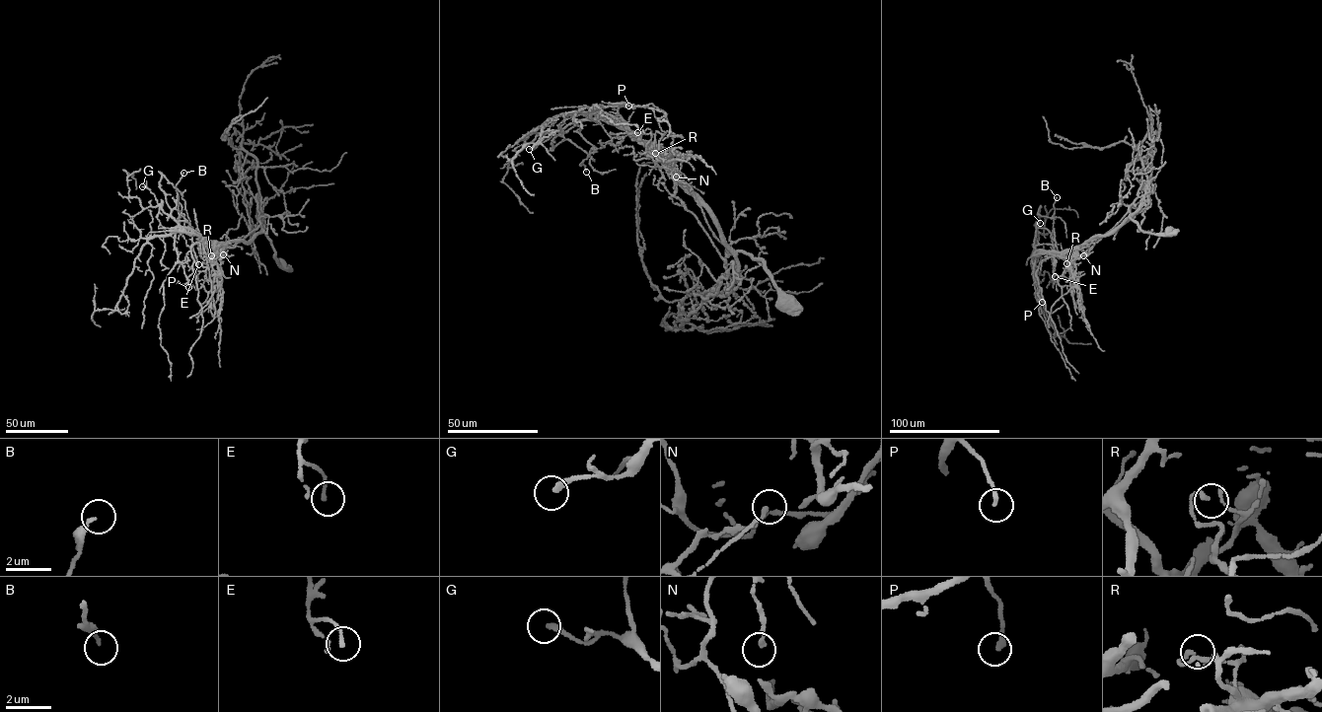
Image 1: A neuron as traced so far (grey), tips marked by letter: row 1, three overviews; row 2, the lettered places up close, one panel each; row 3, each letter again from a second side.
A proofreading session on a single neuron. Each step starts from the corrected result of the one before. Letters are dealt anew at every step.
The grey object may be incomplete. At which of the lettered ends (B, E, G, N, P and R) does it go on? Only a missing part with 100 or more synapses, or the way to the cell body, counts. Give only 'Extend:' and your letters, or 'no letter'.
Extend: no letter

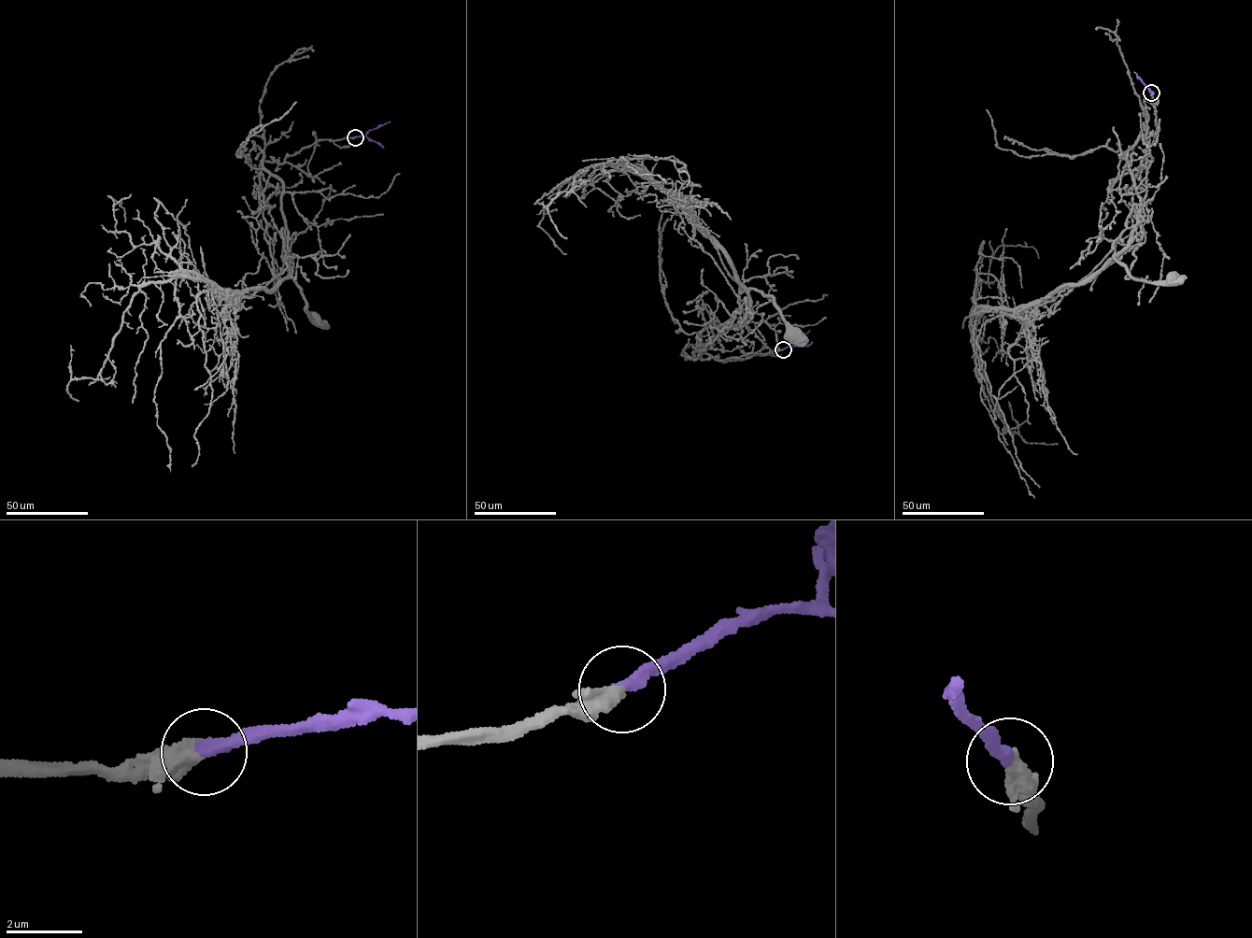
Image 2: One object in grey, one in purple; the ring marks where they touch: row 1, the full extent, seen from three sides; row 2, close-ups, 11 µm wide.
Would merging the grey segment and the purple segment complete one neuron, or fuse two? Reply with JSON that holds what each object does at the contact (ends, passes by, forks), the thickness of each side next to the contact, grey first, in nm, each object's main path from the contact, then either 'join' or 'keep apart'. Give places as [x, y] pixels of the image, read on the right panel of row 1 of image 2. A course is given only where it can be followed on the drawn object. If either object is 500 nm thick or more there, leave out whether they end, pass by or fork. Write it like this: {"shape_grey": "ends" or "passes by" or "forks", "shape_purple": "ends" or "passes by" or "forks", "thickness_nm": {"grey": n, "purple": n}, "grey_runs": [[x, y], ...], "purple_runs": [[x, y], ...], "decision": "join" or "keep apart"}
{"shape_grey": "ends", "shape_purple": "ends", "thickness_nm": {"grey": 480, "purple": 360}, "grey_runs": [[1151, 92], [1156, 135], [1141, 136], [1125, 154], [1140, 199], [1138, 224], [1114, 256], [1135, 278], [1171, 277]], "purple_runs": [[1151, 92], [1133, 72]], "decision": "join"}

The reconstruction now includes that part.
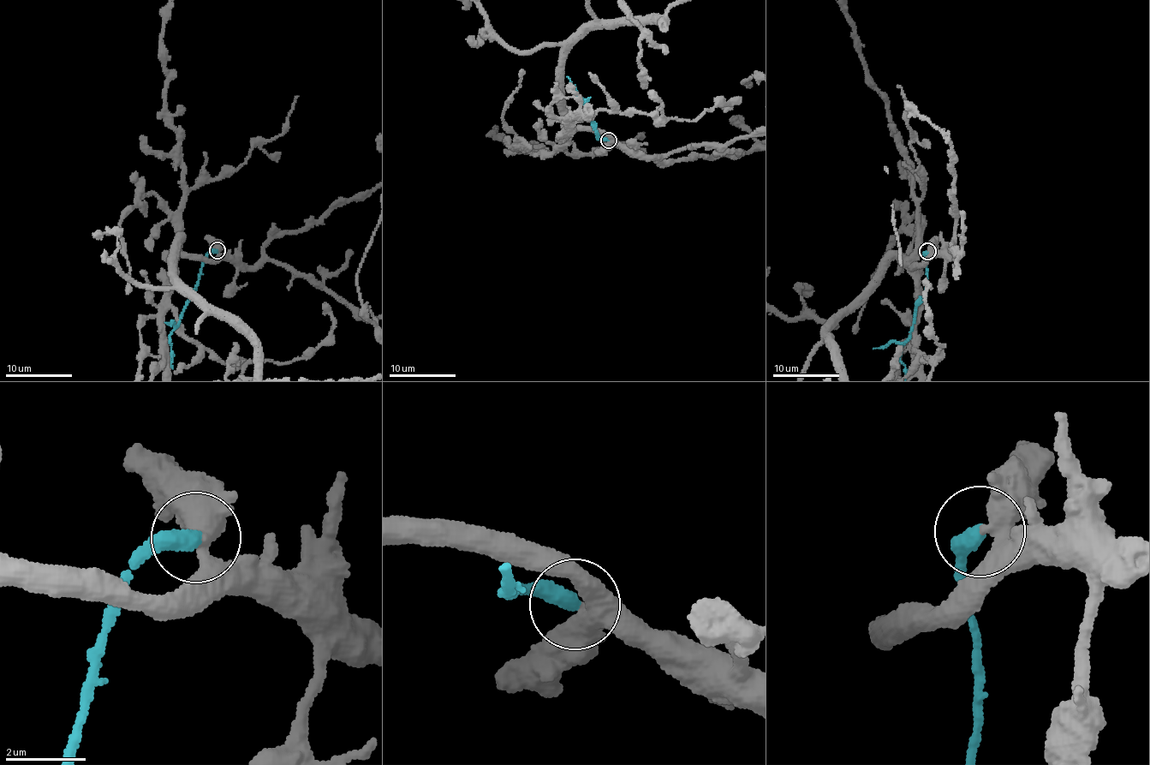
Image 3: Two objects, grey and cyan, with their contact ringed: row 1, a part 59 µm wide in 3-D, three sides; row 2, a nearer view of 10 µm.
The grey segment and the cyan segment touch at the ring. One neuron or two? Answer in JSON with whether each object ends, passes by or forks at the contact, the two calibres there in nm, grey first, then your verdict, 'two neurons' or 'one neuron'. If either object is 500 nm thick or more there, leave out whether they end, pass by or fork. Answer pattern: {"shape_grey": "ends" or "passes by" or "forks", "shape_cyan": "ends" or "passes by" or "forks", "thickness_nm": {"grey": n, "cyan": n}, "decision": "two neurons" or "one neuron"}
{"shape_grey": "passes by", "shape_cyan": "ends", "thickness_nm": {"grey": 400, "cyan": 440}, "decision": "two neurons"}

